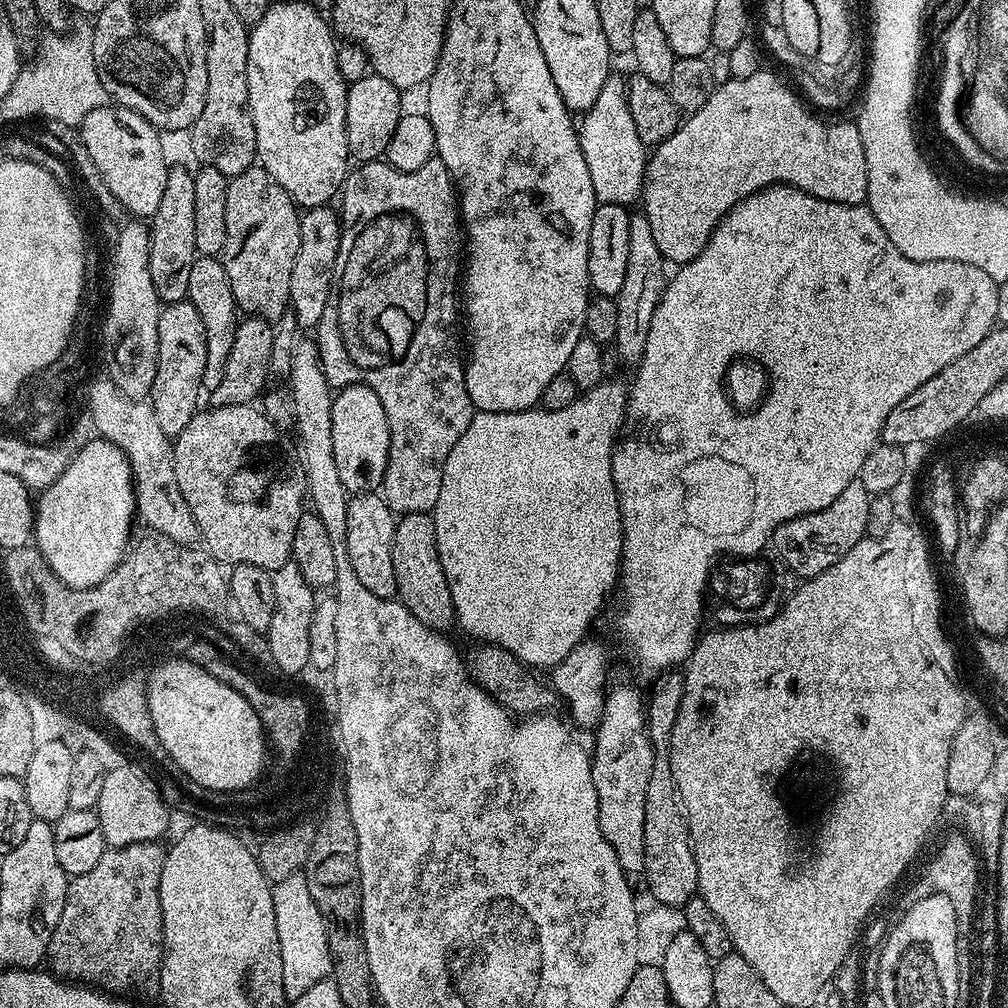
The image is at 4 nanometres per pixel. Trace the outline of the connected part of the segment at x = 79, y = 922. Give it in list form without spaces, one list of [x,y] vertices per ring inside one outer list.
[[[151,840],[134,846],[108,848],[102,858],[98,858],[94,870],[86,870],[86,874],[69,879],[62,918],[58,918],[58,926],[54,926],[46,957],[53,976],[65,982],[95,986],[109,994],[132,994],[128,992],[142,987],[151,976],[153,979],[159,973],[160,957],[164,955],[160,883],[166,848],[162,845]]]

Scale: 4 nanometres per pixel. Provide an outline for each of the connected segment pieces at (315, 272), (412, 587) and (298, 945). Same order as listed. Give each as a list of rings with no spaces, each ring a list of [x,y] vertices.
[[[332,206],[309,208],[300,218],[300,253],[294,258],[294,270],[290,274],[290,294],[288,302],[290,311],[296,315],[301,329],[315,329],[322,318],[322,310],[326,310],[328,295],[332,289],[332,276],[336,273],[336,255],[340,245],[340,217],[337,209]]]
[[[406,512],[397,519],[392,543],[392,561],[396,579],[396,596],[400,603],[406,606],[406,610],[410,610],[410,614],[414,614],[414,618],[418,618],[418,622],[422,622],[428,628],[433,628],[435,632],[447,633],[448,627],[453,627],[456,611],[450,598],[450,586],[446,582],[446,574],[442,570],[442,562],[438,554],[438,538],[429,513]]]
[[[302,874],[282,878],[272,884],[274,922],[278,926],[278,946],[282,950],[282,986],[289,1001],[297,1000],[310,986],[329,979],[332,971],[330,946],[326,942],[326,926],[314,898],[310,898],[310,886]]]

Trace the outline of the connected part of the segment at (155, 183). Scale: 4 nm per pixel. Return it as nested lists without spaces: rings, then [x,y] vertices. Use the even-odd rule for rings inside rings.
[[[109,102],[98,110],[90,110],[86,118],[78,125],[81,141],[85,144],[90,159],[98,168],[101,177],[114,194],[117,205],[124,208],[132,218],[151,218],[154,210],[158,210],[162,190],[166,190],[166,178],[168,177],[169,161],[164,161],[164,144],[160,141],[161,133],[149,120],[142,118],[134,110],[121,108],[115,103]]]

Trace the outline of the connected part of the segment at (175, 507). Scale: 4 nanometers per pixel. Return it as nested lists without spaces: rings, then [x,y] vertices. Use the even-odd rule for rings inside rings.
[[[107,378],[96,380],[88,388],[88,416],[96,427],[95,435],[118,446],[126,454],[132,471],[132,489],[136,495],[136,516],[151,531],[166,534],[179,544],[195,545],[201,539],[200,527],[186,502],[182,490],[178,490],[178,478],[174,474],[173,437],[162,434],[158,418],[154,418],[151,403],[129,400]]]

